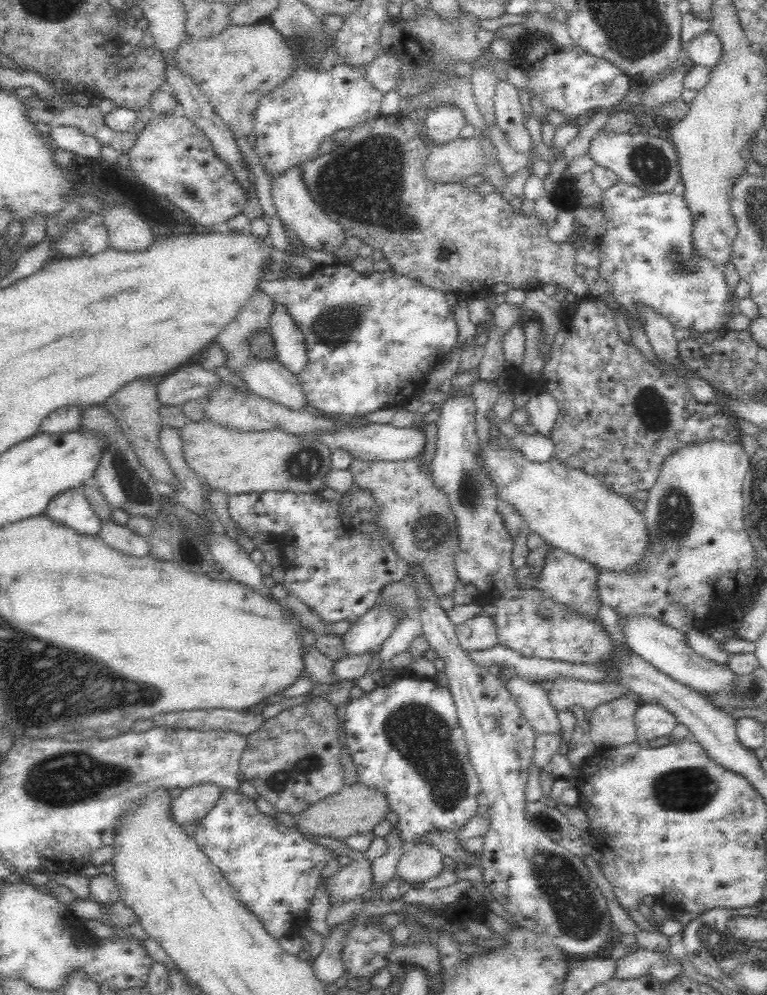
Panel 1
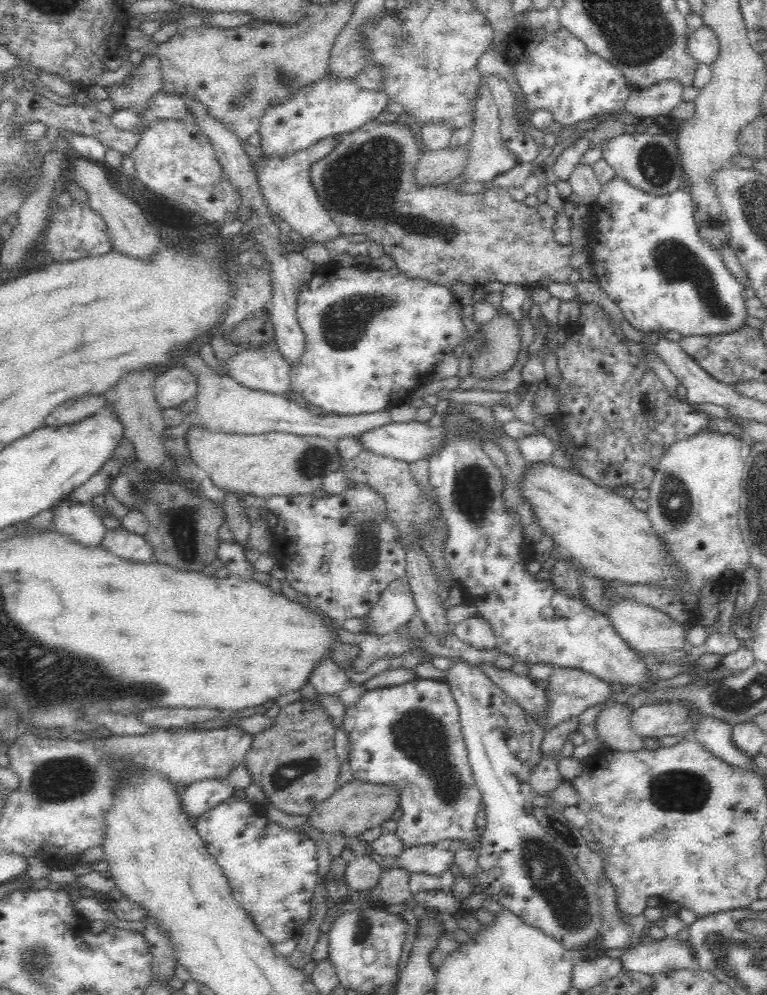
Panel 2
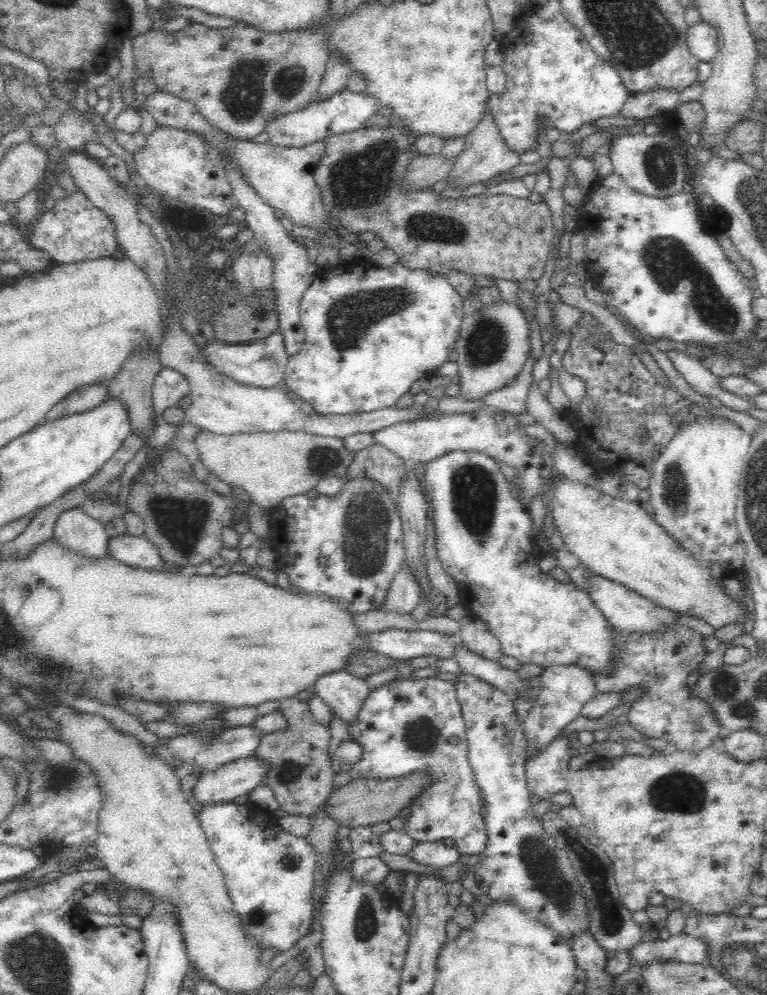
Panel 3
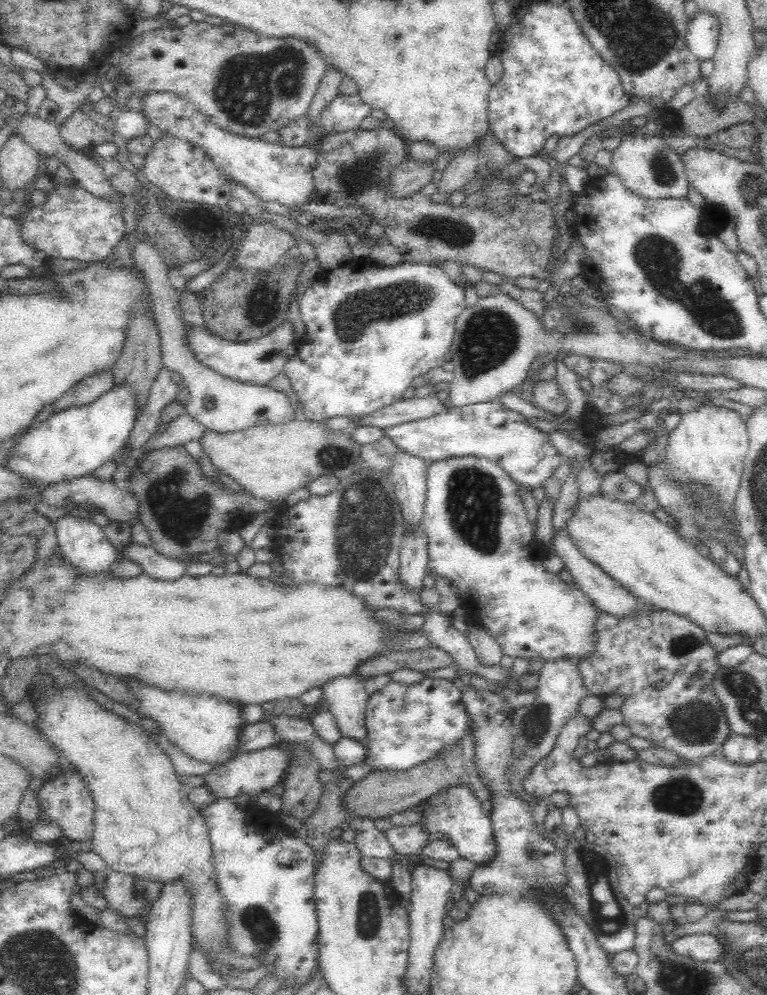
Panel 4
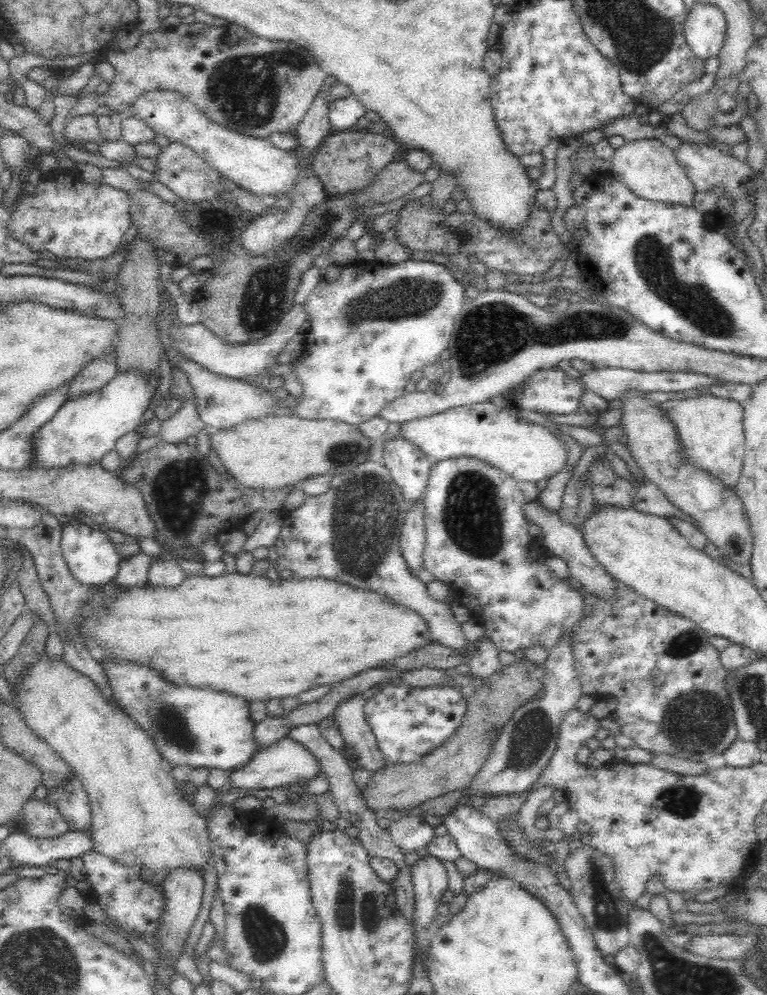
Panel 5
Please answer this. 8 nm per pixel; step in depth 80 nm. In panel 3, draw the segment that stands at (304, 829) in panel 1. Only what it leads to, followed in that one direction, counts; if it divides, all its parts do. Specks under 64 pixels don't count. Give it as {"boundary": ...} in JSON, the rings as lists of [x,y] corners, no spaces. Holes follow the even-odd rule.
{"boundary":[[[412,773],[408,776],[389,779],[351,779],[346,786],[340,786],[332,792],[320,809],[328,813],[328,817],[338,822],[338,826],[354,828],[372,826],[387,822],[398,814],[401,808],[408,806],[408,802],[428,786],[426,773]]]}

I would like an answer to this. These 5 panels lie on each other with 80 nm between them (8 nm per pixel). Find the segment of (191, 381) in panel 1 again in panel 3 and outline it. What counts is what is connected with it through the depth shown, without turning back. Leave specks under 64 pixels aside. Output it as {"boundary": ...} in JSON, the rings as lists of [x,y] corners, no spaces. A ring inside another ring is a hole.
{"boundary":[[[163,367],[156,376],[152,388],[152,401],[155,420],[162,421],[164,410],[176,406],[179,401],[190,394],[190,381],[182,372],[169,367]]]}

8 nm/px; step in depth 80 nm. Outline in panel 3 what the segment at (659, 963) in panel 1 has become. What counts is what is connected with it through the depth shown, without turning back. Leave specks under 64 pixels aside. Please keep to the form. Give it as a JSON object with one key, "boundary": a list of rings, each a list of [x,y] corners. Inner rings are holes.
{"boundary":[[[681,933],[671,935],[666,940],[656,939],[640,942],[632,950],[628,950],[628,955],[632,961],[630,966],[640,970],[656,961],[704,964],[708,958],[708,947],[702,943],[702,939],[696,938],[694,934],[685,936]]]}

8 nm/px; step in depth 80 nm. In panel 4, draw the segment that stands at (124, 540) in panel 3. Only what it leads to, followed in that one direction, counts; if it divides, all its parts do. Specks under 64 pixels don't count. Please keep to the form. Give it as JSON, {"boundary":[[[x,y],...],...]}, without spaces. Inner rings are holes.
{"boundary":[[[130,541],[121,549],[116,549],[116,558],[118,562],[129,560],[138,564],[144,574],[158,580],[176,580],[186,570],[186,563],[162,556],[151,544]]]}

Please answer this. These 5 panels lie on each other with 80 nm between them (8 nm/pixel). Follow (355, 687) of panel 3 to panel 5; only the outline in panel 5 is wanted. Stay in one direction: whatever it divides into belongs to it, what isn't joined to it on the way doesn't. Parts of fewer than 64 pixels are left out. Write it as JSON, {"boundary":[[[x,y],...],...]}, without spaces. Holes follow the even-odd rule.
{"boundary":[[[352,694],[342,700],[333,712],[332,719],[341,732],[345,744],[356,749],[357,761],[370,772],[376,772],[387,764],[376,745],[376,737],[365,719],[364,705],[367,699],[362,694]]]}

